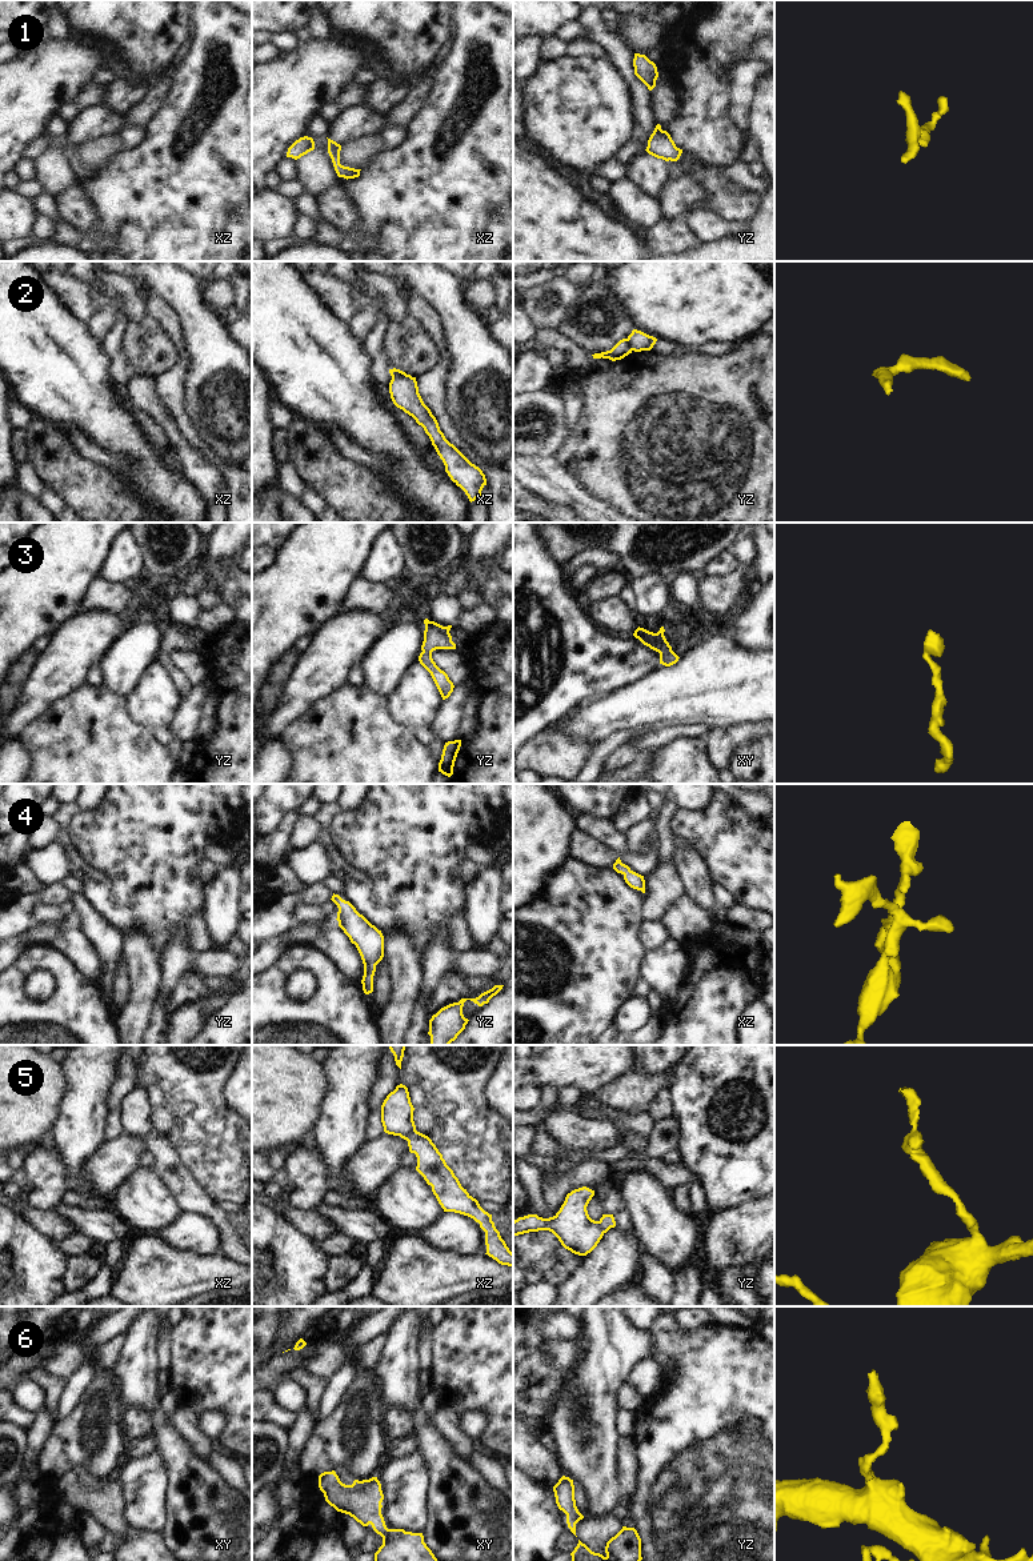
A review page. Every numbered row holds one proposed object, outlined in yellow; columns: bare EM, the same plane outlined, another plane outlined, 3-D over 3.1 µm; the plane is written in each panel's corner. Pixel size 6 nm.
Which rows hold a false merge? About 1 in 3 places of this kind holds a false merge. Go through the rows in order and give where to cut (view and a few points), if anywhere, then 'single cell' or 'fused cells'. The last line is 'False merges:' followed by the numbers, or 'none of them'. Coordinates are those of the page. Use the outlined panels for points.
1: no cut; single cell
2: cut in yz along (627, 339), (632, 349); fused cells
3: no cut; single cell
4: no cut; single cell
5: cut in xz along (421, 1135), (415, 1132), (400, 1136); fused cells
6: no cut; single cell
False merges: 2, 5

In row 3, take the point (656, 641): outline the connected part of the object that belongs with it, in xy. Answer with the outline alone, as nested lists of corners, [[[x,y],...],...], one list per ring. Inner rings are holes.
[[[664,627],[657,633],[649,632],[644,628],[637,628],[633,633],[644,645],[660,653],[660,664],[670,667],[678,661],[678,656],[672,651],[672,647],[664,636]]]

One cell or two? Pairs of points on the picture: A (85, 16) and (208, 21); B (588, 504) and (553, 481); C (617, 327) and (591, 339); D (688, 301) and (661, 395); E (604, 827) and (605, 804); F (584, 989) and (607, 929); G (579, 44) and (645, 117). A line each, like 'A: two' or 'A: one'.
A: two
B: one
C: one
D: two
E: two
F: one
G: two

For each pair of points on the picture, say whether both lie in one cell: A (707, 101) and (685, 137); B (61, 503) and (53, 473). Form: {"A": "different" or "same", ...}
{"A": "same", "B": "different"}

